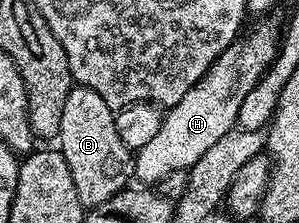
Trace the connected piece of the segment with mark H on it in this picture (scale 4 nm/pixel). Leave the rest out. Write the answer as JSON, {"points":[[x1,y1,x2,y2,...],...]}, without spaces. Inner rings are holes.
{"points":[[258,24,251,32,243,31,239,39,233,40,218,55,216,62,212,62,212,66,203,74,200,82,196,82,196,86,192,86,192,90,188,90,188,94,184,94,184,98,180,98,180,102,169,105,165,109,160,130,156,130,156,135,143,148,137,149,134,156,134,176,142,179,139,181,143,185,154,186,168,174,172,174,176,170,189,170,193,164,200,162,202,155,219,138,224,138,224,134,228,134,235,128,240,114,240,105,244,103,248,90,252,90,252,86,256,86,262,81,262,76,270,68,271,62,278,57,279,47,279,29,277,32,270,24]]}

